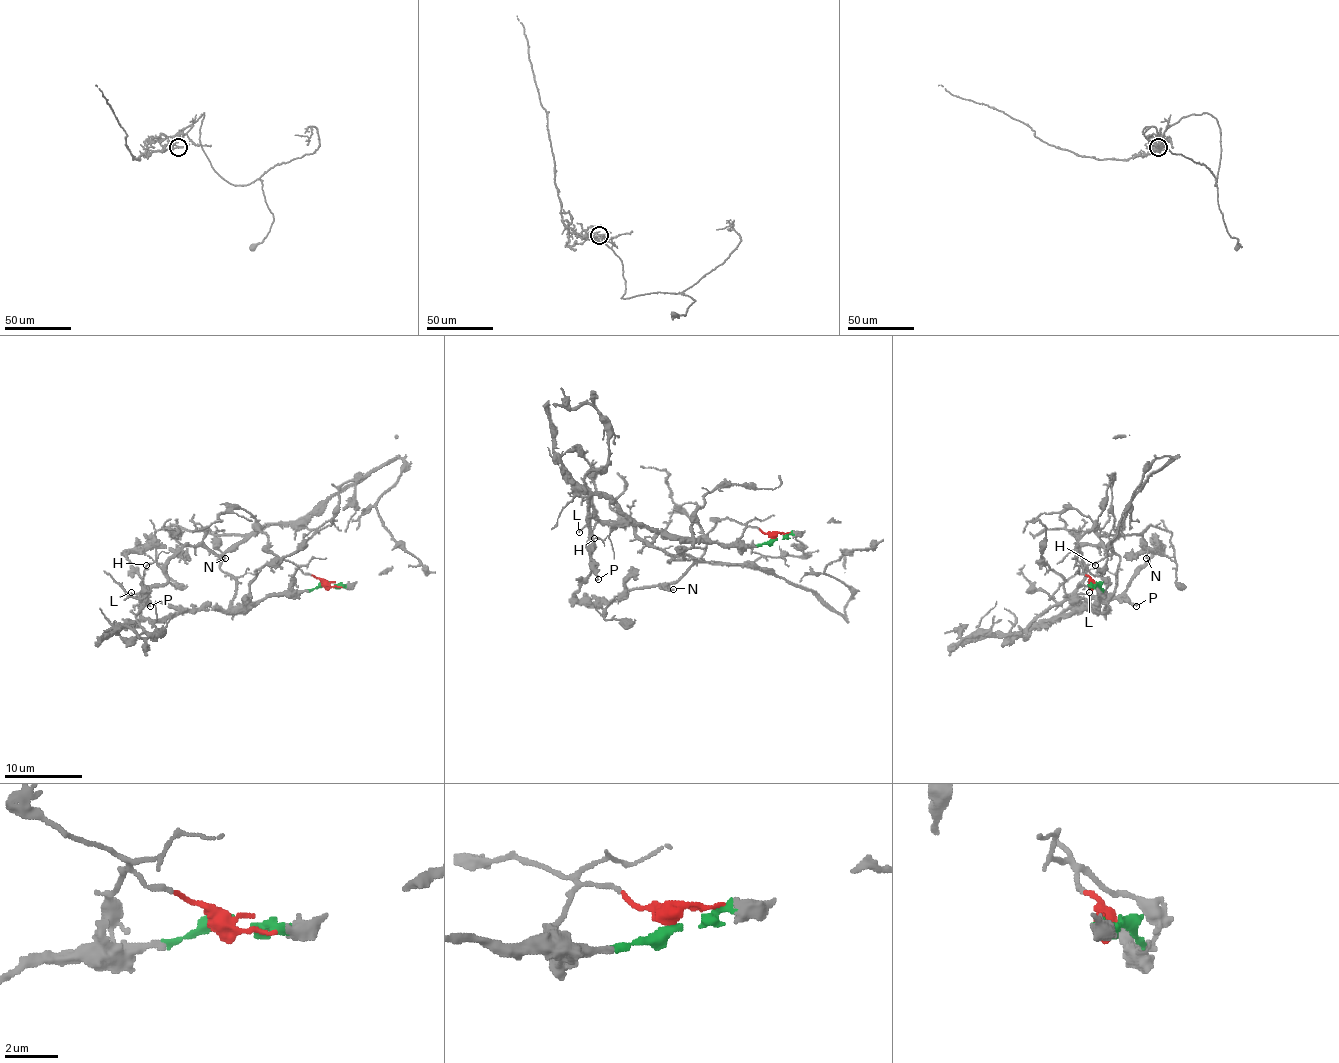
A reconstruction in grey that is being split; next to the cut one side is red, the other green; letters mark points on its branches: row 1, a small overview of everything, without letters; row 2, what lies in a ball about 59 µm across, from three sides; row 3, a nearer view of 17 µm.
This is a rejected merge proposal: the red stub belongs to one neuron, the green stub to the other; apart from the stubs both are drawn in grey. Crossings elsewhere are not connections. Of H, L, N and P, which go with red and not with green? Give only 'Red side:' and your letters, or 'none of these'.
Red side: H, L, N

